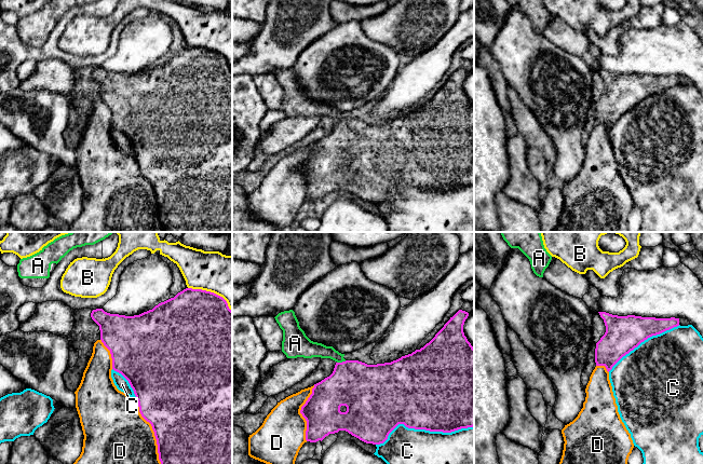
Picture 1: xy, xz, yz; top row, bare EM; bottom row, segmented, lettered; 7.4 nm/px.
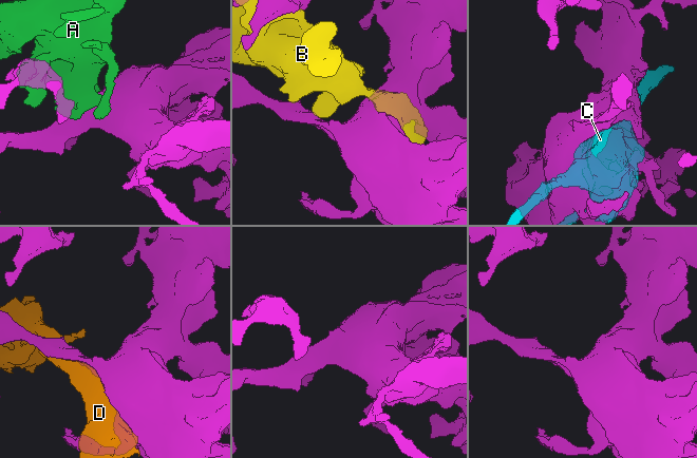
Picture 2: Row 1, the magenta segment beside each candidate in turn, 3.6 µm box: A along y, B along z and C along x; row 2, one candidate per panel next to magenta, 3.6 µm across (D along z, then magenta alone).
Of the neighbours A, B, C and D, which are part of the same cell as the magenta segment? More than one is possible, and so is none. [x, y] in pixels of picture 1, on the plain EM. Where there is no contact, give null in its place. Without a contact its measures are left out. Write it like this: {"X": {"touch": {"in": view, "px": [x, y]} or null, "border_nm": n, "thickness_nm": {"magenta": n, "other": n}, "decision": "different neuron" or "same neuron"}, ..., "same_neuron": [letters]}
{"A": {"touch": {"in": "xz", "px": [342, 120]}, "border_nm": 70, "thickness_nm": {"magenta": 360, "other": 110}, "decision": "same neuron"}, "B": {"touch": {"in": "xy", "px": [212, 51]}, "border_nm": 380, "thickness_nm": {"magenta": 500, "other": 320}, "decision": "different neuron"}, "C": {"touch": {"in": "xz", "px": [423, 187]}, "border_nm": 750, "thickness_nm": {"magenta": 500, "other": 480}, "decision": "different neuron"}, "D": {"touch": {"in": "xy", "px": [154, 193]}, "border_nm": 600, "thickness_nm": {"magenta": 500, "other": 500}, "decision": "different neuron"}, "same_neuron": ["A"]}

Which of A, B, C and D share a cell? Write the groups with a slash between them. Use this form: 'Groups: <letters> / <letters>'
Groups: A / B / C / D

